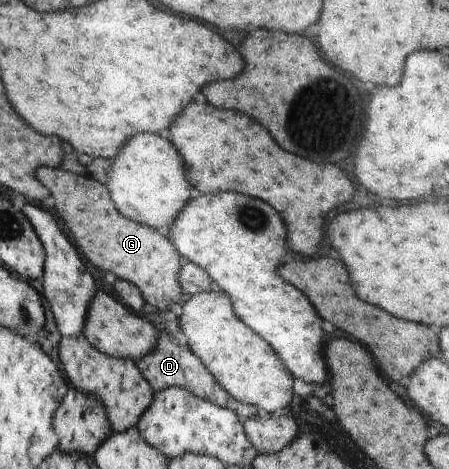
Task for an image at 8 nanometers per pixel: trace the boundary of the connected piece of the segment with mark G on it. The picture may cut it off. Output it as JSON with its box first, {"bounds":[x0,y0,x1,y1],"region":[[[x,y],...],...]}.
{"bounds":[35,166,183,310],"region":[[[39,166],[35,170],[35,178],[47,188],[49,196],[53,197],[55,201],[53,207],[59,214],[59,217],[61,217],[61,220],[65,222],[67,228],[69,228],[72,242],[75,244],[77,250],[94,267],[105,272],[111,280],[113,278],[121,278],[121,280],[127,280],[129,284],[134,284],[137,290],[141,292],[143,300],[158,310],[169,310],[171,304],[175,304],[175,302],[181,300],[183,291],[179,286],[179,282],[177,282],[177,276],[179,276],[182,266],[177,250],[175,250],[175,247],[169,242],[166,236],[161,236],[154,228],[139,224],[120,214],[115,209],[115,206],[113,206],[111,196],[109,196],[105,185],[97,182],[97,180],[94,180],[90,176],[79,176],[70,170],[65,171],[59,166],[56,168]]]}

